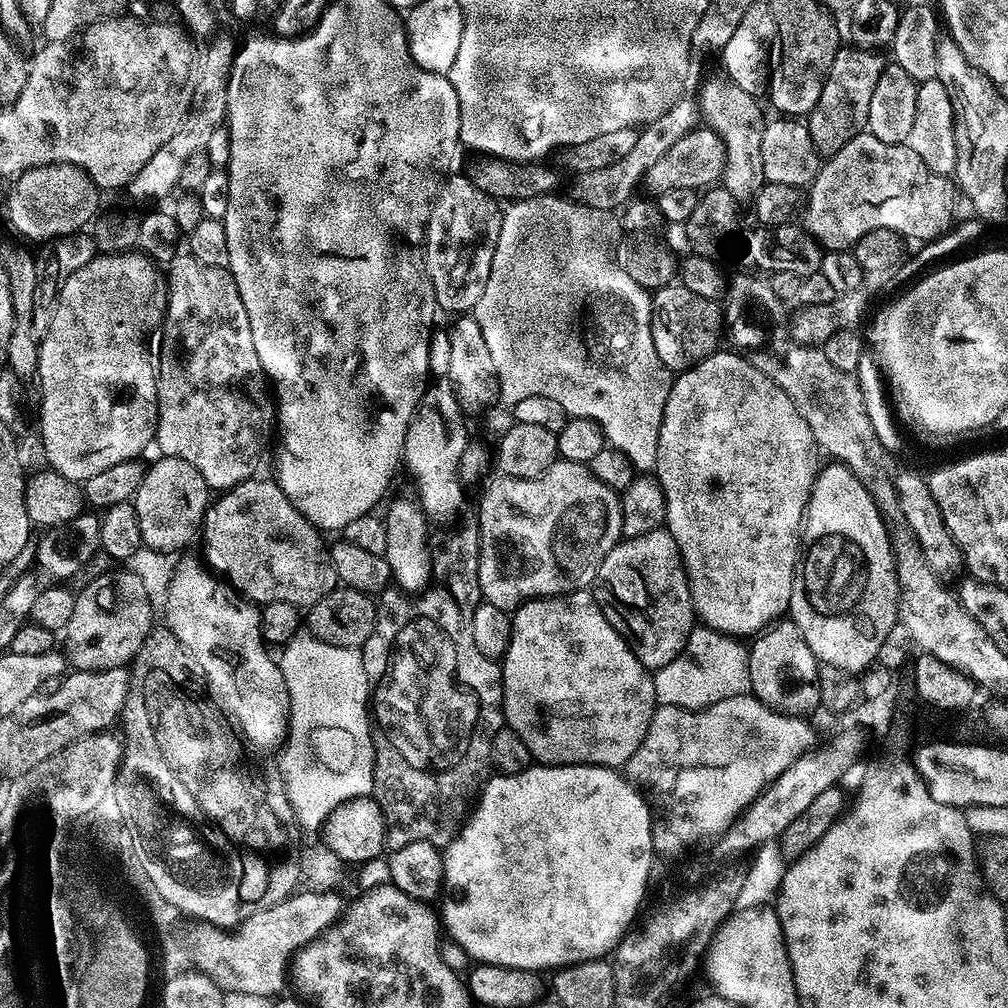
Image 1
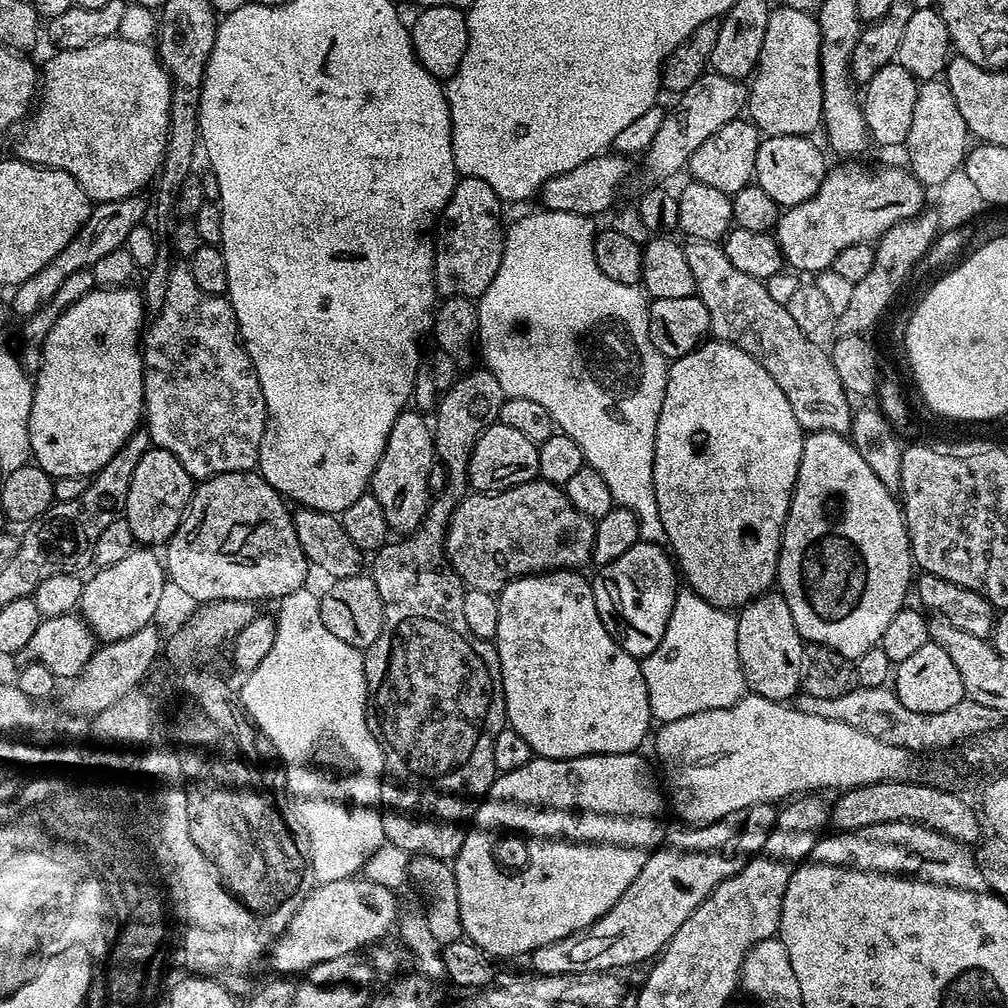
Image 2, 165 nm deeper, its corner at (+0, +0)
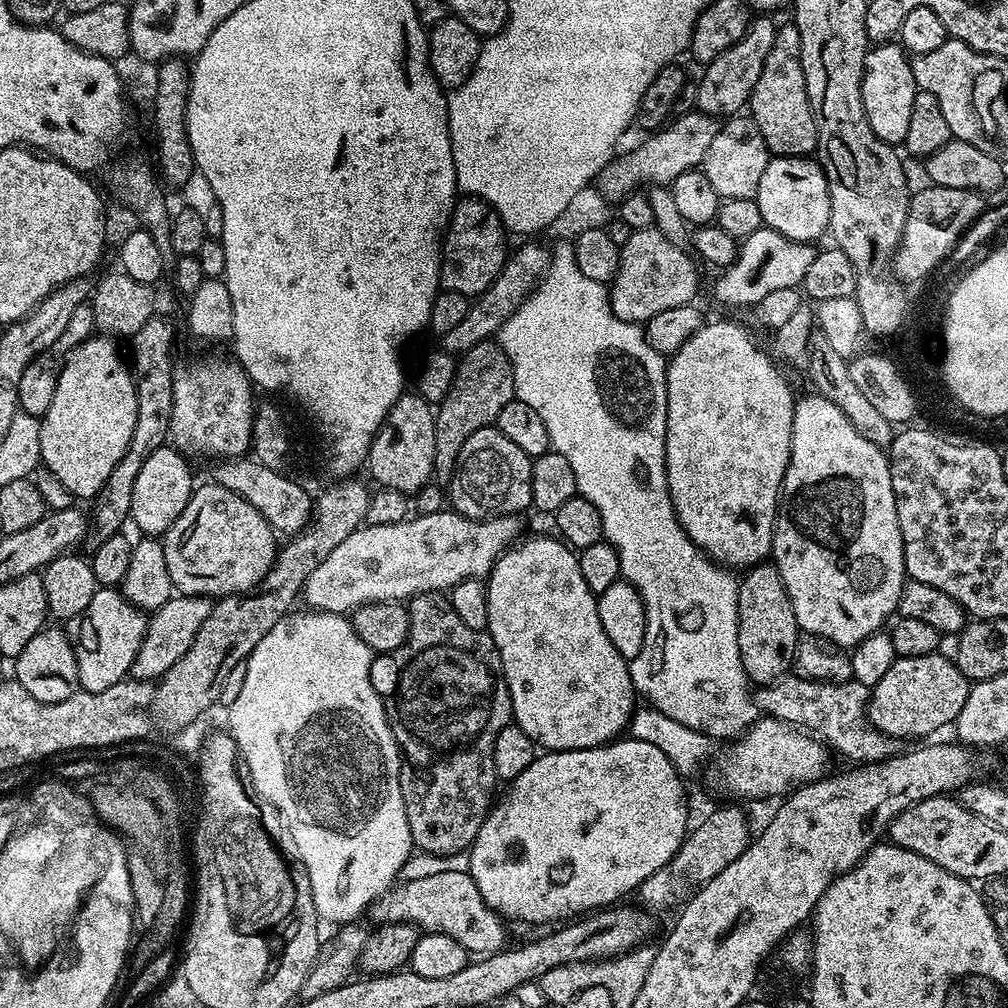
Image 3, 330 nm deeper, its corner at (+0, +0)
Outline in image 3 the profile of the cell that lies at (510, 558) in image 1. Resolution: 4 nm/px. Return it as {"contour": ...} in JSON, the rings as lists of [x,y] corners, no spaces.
{"contour":[[[445,510],[425,516],[417,515],[390,526],[365,523],[356,528],[350,538],[338,542],[338,546],[326,554],[318,570],[310,574],[304,583],[303,603],[308,603],[305,605],[317,612],[351,614],[366,604],[377,604],[383,600],[404,602],[426,592],[443,593],[463,580],[484,580],[491,574],[498,557],[517,543],[520,519],[516,514],[473,518],[455,510]]]}

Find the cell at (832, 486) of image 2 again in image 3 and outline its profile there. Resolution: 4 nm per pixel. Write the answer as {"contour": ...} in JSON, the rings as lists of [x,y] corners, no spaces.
{"contour":[[[811,394],[805,400],[796,400],[794,410],[794,422],[792,423],[792,445],[790,446],[790,462],[784,475],[784,481],[780,487],[780,502],[776,510],[776,525],[772,531],[772,554],[777,570],[782,574],[782,582],[788,591],[788,597],[794,610],[797,629],[801,633],[809,632],[812,635],[821,635],[828,638],[838,647],[851,650],[860,644],[870,634],[881,631],[893,619],[894,613],[900,607],[902,590],[906,583],[904,570],[904,547],[902,546],[902,534],[898,526],[898,510],[894,498],[894,486],[890,482],[890,466],[885,449],[874,446],[874,442],[868,442],[854,428],[850,418],[834,406],[824,396]]]}

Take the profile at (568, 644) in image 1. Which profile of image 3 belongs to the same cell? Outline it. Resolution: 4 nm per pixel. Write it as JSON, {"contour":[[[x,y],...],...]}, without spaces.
{"contour":[[[536,536],[525,544],[517,543],[498,557],[486,578],[486,631],[496,644],[504,667],[514,723],[544,750],[599,748],[615,741],[629,727],[638,693],[630,678],[629,661],[614,650],[614,642],[602,630],[596,605],[598,596],[586,586],[586,578],[582,578],[579,555],[563,539],[552,536]]]}

